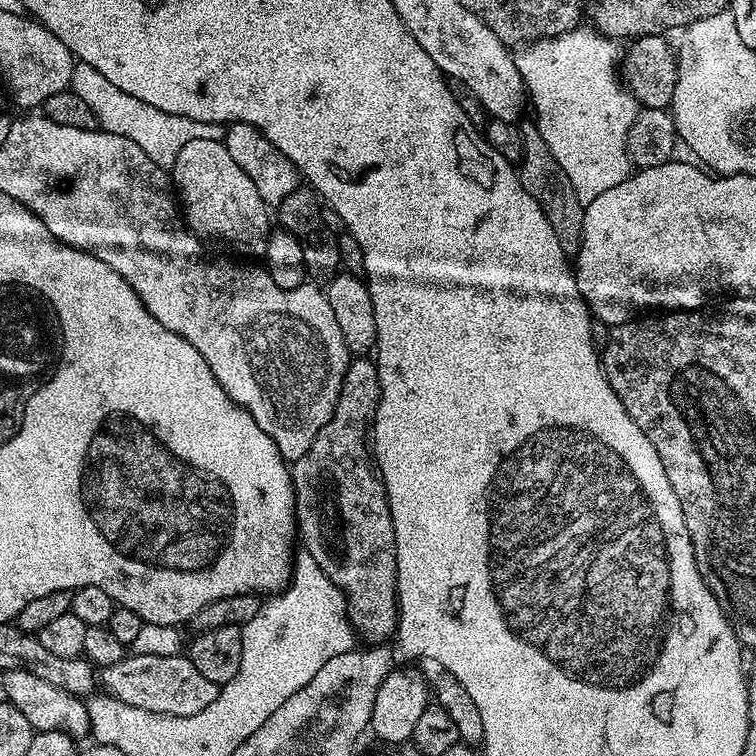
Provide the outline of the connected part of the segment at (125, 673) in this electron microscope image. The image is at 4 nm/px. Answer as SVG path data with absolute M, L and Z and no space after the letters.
M125 654L122 662L103 669L99 683L106 687L107 695L118 698L123 704L138 706L142 710L154 710L154 714L189 716L206 710L210 702L220 696L221 685L210 682L195 668L187 655L159 656L158 654Z

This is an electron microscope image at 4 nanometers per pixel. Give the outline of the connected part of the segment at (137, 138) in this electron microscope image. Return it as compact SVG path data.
M77 63L72 70L71 91L78 94L86 106L94 111L99 127L110 134L118 134L122 138L130 138L134 146L149 156L158 166L171 169L189 142L194 138L210 138L223 140L225 125L214 122L194 122L194 118L186 118L178 114L166 114L166 110L158 110L158 106L150 106L150 102L142 102L142 98L134 98L123 90L118 90L114 82L109 82L89 64Z

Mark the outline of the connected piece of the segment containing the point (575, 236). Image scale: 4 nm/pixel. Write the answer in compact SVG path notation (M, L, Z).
M521 123L522 158L518 161L518 175L526 194L542 206L542 214L546 214L546 222L554 229L554 235L562 246L564 255L575 257L582 242L582 226L584 225L584 205L580 203L578 194L574 194L574 186L570 186L570 178L566 178L566 170L558 166L558 158L550 154L550 146L542 139L542 134L536 129L535 123Z

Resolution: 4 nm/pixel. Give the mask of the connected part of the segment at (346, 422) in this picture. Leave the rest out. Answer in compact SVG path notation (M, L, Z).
M349 359L348 369L342 378L342 390L338 394L338 402L334 406L334 414L326 422L326 426L322 426L322 430L318 430L318 438L314 438L310 450L306 450L306 454L302 454L302 458L298 458L290 468L292 474L292 493L296 499L296 527L298 529L299 543L304 543L301 544L303 551L308 552L310 558L314 558L314 562L318 562L318 566L322 566L322 574L326 574L326 578L330 578L330 582L334 582L334 586L338 586L344 591L344 599L348 601L348 621L352 623L353 629L361 641L368 640L364 642L391 641L396 630L396 622L398 619L394 522L390 514L388 495L384 489L384 482L380 479L377 469L374 467L374 456L370 451L370 422L375 421L376 407L379 401L380 383L378 382L378 370L376 369L375 359Z

